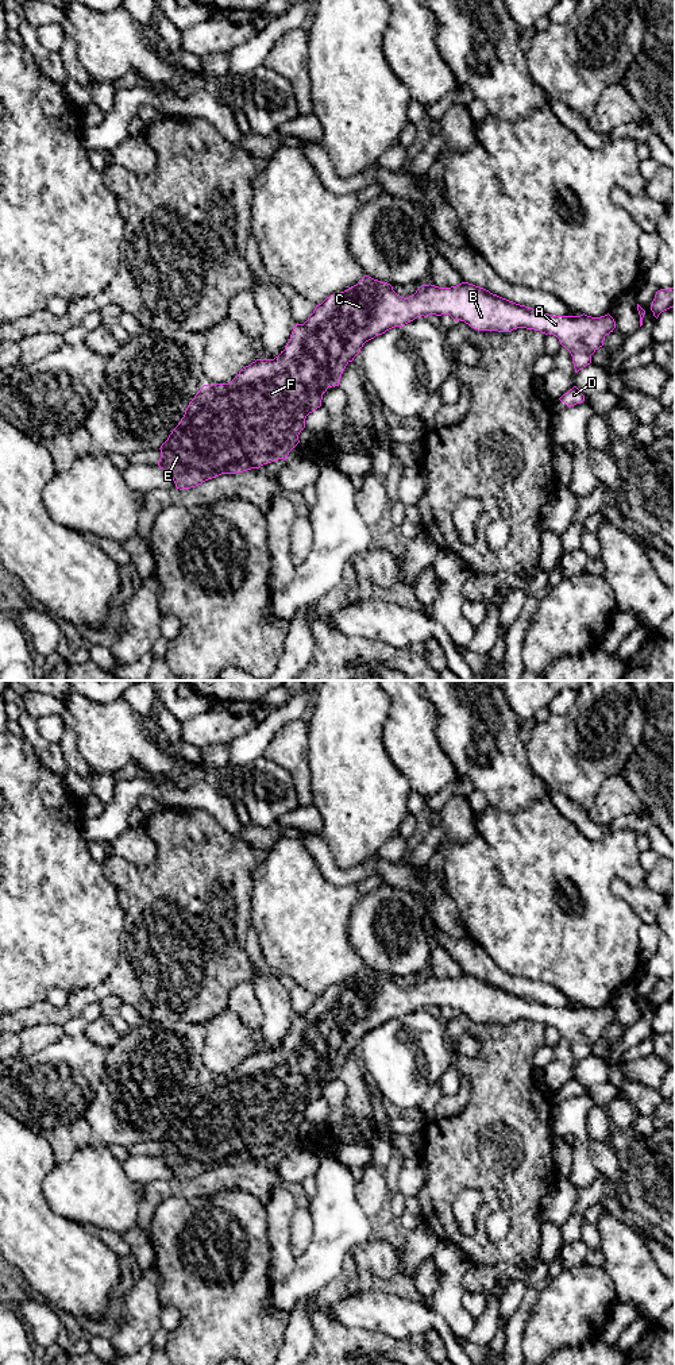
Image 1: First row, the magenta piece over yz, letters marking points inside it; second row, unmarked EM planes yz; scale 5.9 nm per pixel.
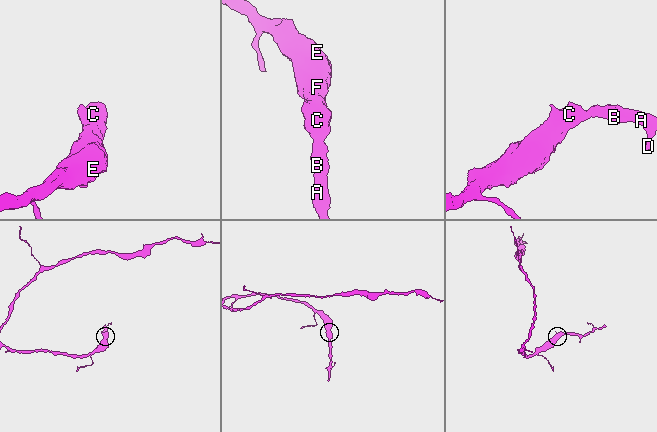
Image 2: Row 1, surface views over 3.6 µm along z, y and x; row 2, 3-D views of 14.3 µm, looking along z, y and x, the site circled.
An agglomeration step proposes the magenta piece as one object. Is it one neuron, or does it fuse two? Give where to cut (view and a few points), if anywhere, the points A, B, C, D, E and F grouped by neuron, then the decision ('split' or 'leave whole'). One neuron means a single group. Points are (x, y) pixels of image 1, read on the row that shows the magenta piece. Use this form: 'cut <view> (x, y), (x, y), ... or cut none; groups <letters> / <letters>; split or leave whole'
cut none; groups A B C D E F; leave whole

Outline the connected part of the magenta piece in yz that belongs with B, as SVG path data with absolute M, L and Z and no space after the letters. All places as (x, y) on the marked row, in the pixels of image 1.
M364 275L356 285L331 294L316 305L304 324L296 324L278 356L256 359L228 383L204 385L161 446L158 466L173 478L176 487L182 490L221 474L243 473L278 459L286 460L300 443L298 435L305 428L306 416L321 406L328 387L339 386L346 366L360 352L363 344L394 327L429 315L450 315L455 321L464 321L478 331L510 332L526 328L554 335L570 351L575 373L591 363L591 355L616 328L609 313L601 317L585 313L552 316L468 282L451 288L421 285L414 294L404 298L390 284Z

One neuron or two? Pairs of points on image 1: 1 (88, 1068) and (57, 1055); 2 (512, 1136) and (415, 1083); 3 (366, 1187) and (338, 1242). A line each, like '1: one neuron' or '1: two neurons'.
1: one neuron
2: two neurons
3: two neurons

